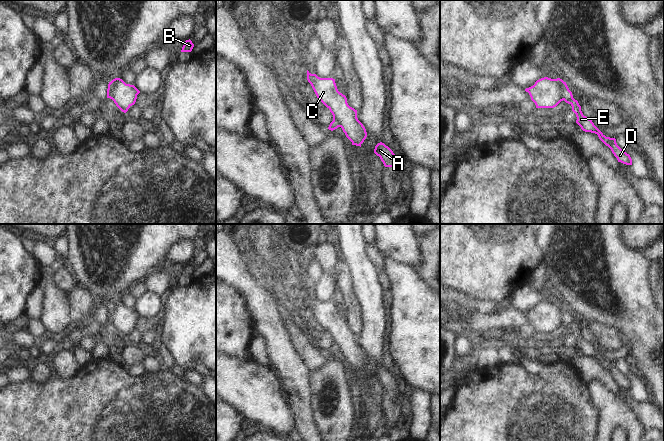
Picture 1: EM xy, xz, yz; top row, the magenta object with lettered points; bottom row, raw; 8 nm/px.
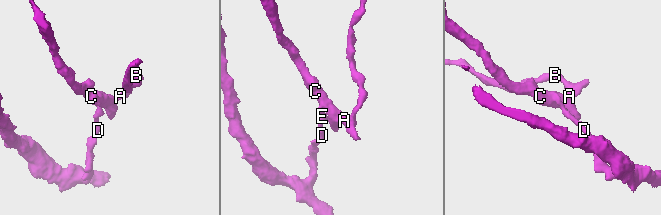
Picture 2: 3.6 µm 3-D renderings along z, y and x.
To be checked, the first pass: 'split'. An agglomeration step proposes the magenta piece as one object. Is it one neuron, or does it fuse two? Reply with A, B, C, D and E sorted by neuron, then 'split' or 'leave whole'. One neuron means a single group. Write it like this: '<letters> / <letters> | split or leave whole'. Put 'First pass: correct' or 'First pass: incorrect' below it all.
A B C / D E | split
First pass: correct

